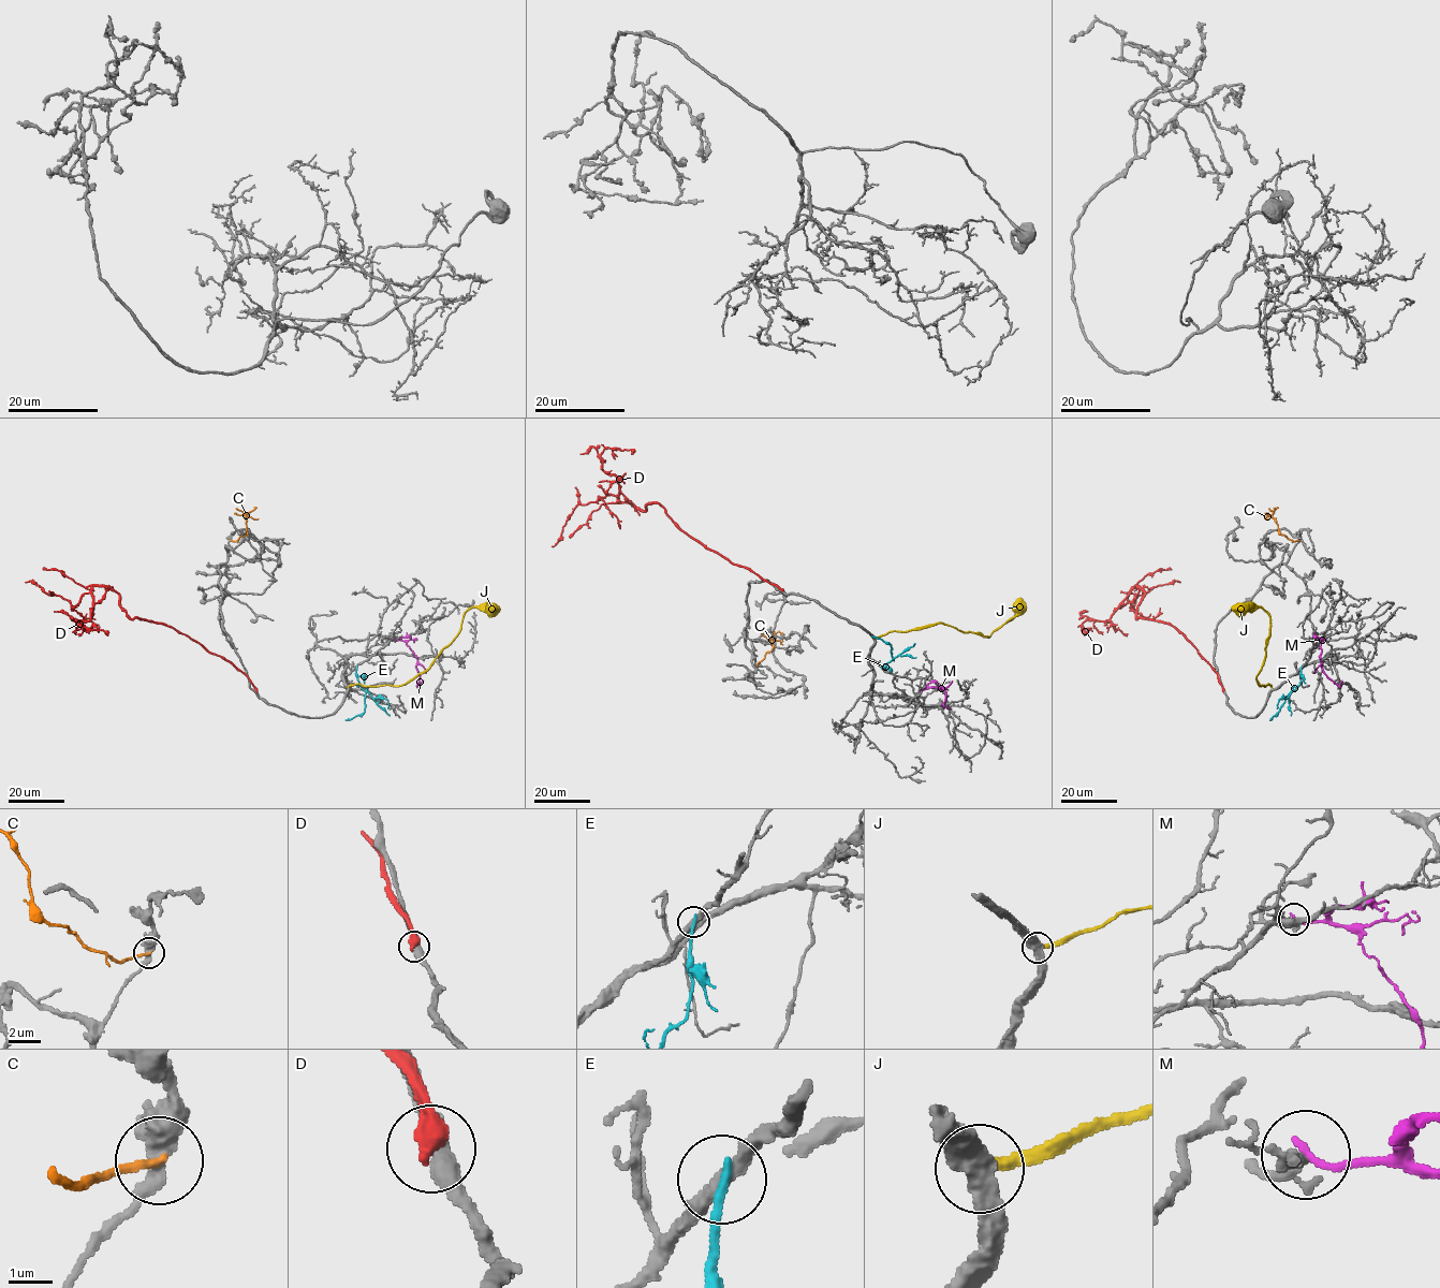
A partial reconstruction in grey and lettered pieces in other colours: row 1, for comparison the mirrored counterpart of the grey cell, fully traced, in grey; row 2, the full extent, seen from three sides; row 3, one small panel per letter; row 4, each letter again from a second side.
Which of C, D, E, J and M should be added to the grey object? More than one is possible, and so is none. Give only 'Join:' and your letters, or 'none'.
Join: J

